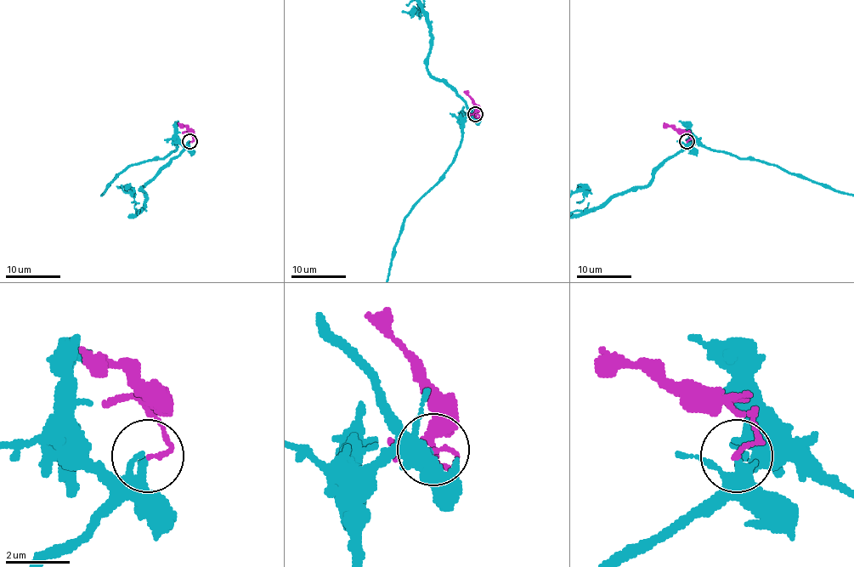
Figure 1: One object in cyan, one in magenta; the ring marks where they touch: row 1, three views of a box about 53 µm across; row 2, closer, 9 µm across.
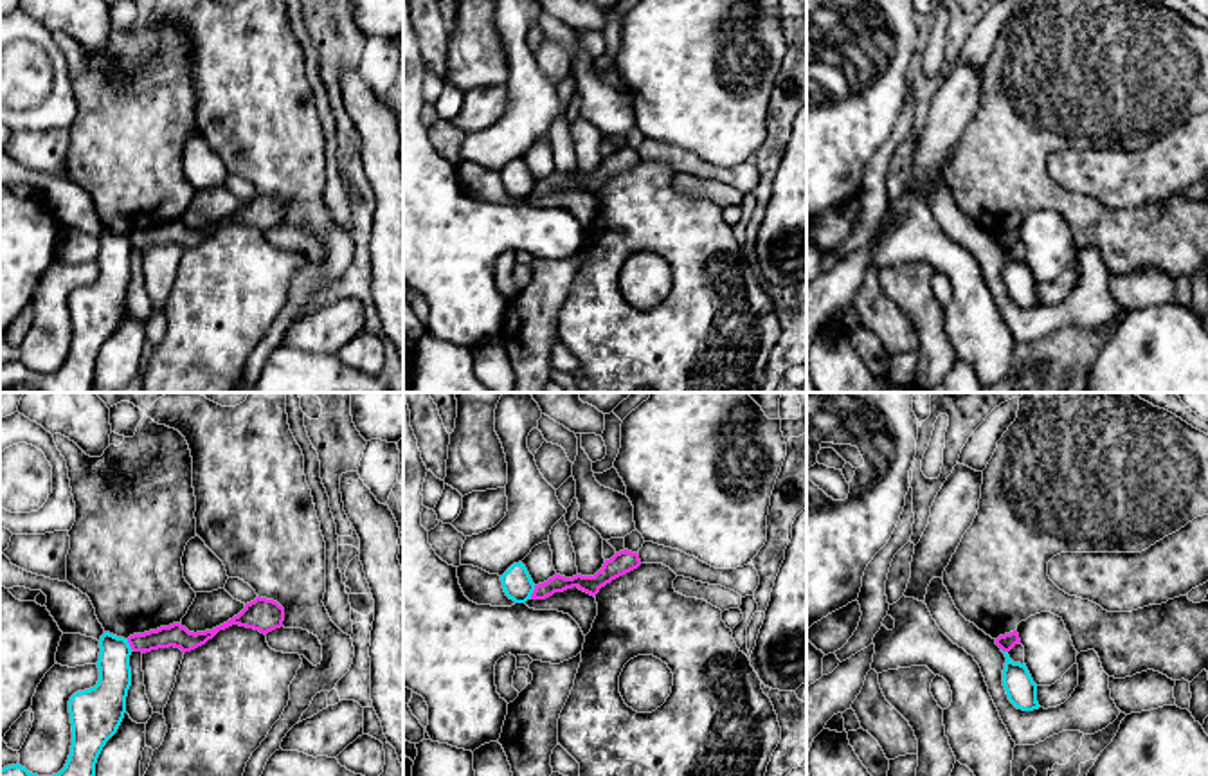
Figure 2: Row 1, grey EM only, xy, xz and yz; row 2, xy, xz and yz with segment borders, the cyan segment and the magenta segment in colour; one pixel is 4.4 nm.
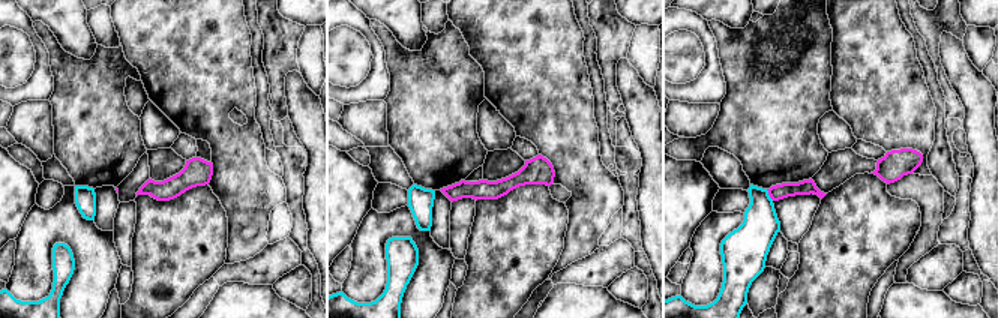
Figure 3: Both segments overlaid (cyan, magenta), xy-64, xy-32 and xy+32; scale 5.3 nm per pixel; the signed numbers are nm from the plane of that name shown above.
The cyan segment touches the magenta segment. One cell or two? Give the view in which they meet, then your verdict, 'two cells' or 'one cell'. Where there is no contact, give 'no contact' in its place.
meets cyan in xz; two cells

